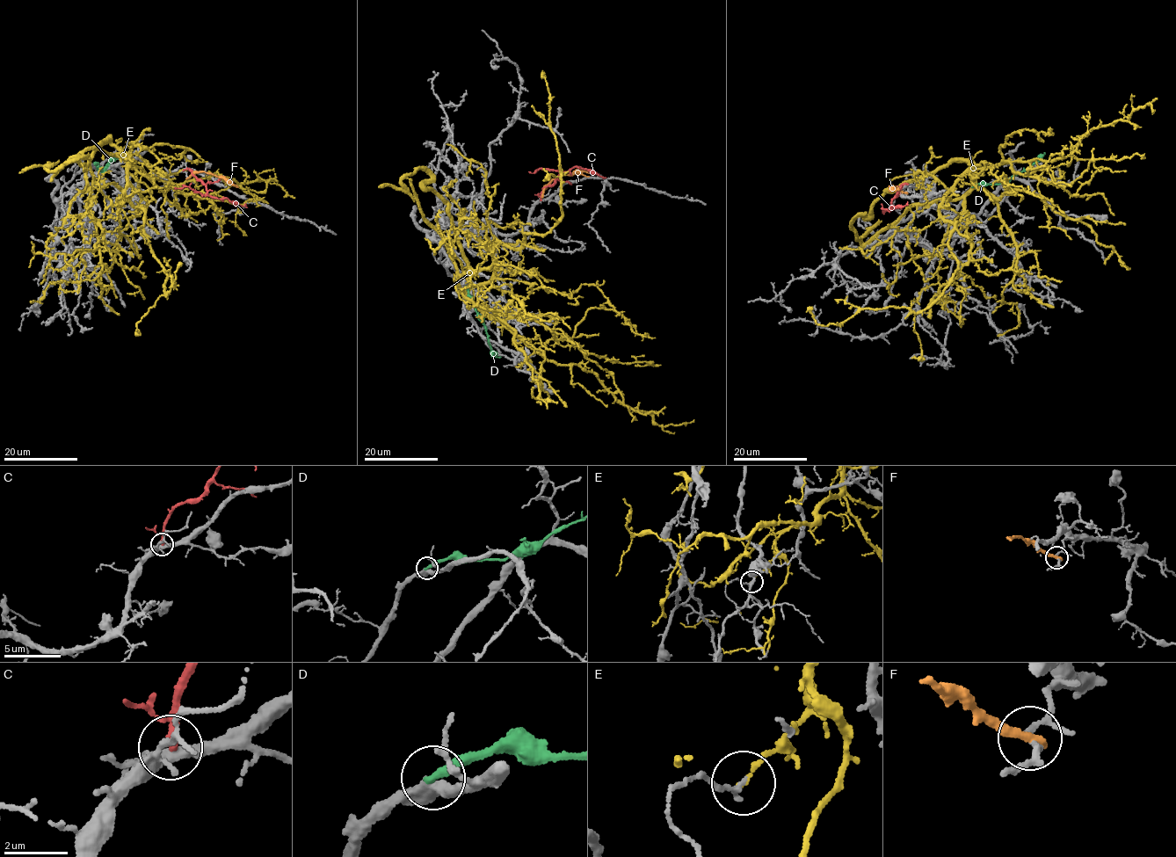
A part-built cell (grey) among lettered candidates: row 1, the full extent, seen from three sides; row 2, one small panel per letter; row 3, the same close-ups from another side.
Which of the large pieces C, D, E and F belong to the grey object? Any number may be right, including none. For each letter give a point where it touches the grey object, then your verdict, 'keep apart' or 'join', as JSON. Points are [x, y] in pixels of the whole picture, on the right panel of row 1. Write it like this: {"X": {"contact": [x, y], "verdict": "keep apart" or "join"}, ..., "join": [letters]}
{"C": {"contact": [907, 184], "verdict": "keep apart"}, "D": {"contact": [972, 186], "verdict": "keep apart"}, "E": {"contact": [965, 300], "verdict": "keep apart"}, "F": {"contact": [905, 192], "verdict": "keep apart"}, "join": []}

